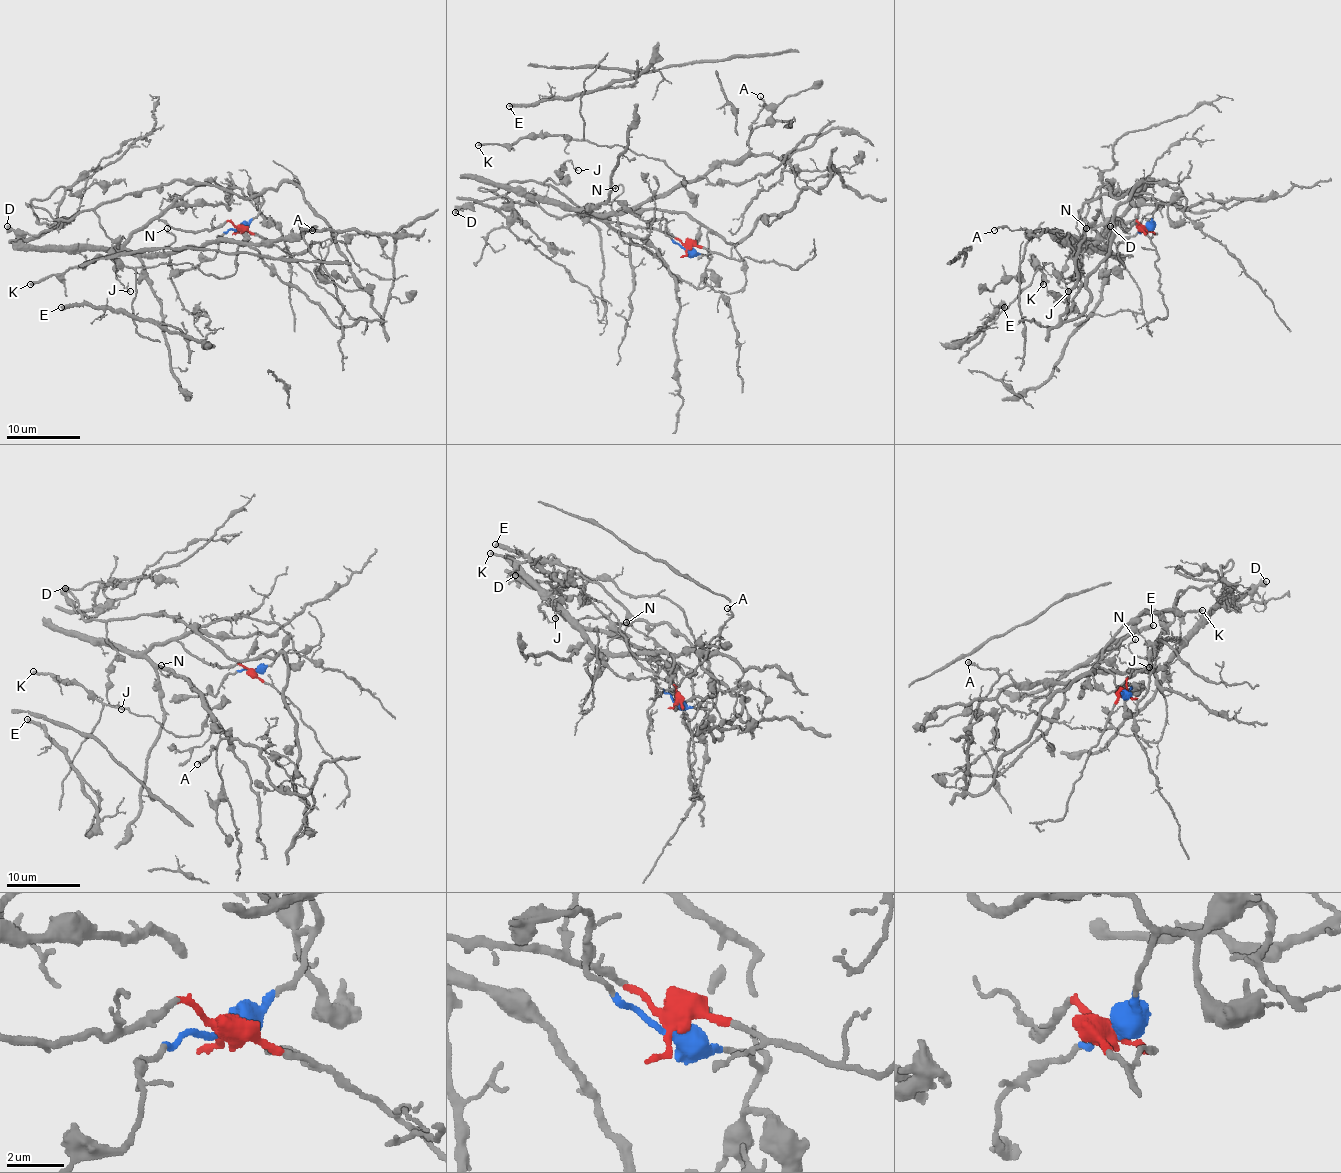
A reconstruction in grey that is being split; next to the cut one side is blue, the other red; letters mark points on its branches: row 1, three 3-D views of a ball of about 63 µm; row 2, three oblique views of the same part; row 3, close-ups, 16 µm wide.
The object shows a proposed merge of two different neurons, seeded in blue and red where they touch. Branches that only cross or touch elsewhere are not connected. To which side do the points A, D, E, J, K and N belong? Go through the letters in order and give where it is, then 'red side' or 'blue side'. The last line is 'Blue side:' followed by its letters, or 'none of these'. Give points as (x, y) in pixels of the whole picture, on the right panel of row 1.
A: at (994, 230); red side
D: at (1110, 226); blue side
E: at (1004, 307); red side
J: at (1068, 291); blue side
K: at (1043, 284); red side
N: at (1086, 228); red side
Blue side: D, J

